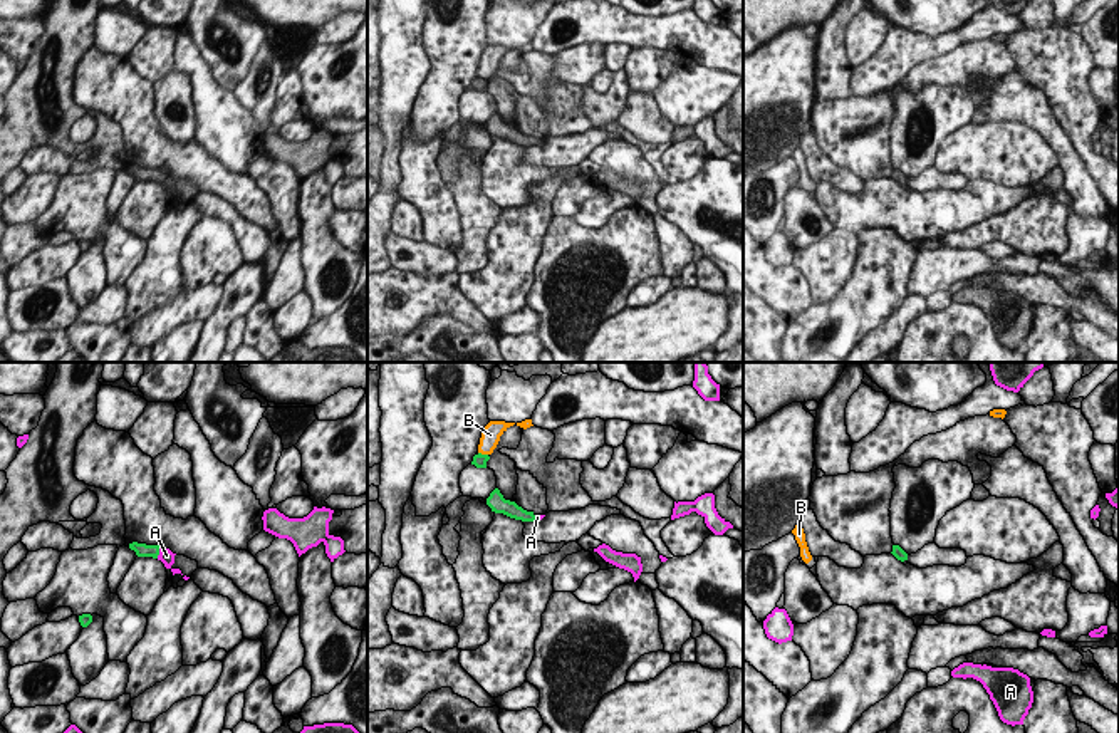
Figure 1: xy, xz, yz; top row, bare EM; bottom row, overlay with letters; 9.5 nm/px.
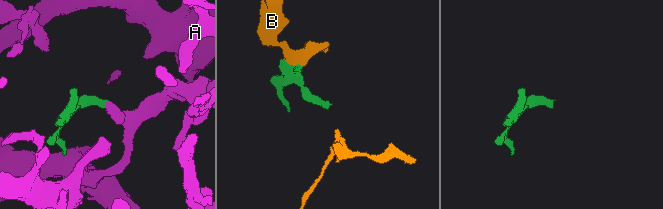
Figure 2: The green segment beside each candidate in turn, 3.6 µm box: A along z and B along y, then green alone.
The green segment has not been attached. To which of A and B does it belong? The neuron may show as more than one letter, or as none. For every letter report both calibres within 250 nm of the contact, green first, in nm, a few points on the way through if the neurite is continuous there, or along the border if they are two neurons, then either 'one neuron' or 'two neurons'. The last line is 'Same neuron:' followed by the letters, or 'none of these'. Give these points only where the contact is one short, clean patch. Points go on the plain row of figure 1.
A: 130 nm thick on the green side, 140 nm on the other; runs through xy (141, 173), (158, 176), (166, 180); one neuron
B: 130 nm thick on the green side, 190 nm on the other; border along xz (478, 76), (487, 79); two neurons
Same neuron: A

